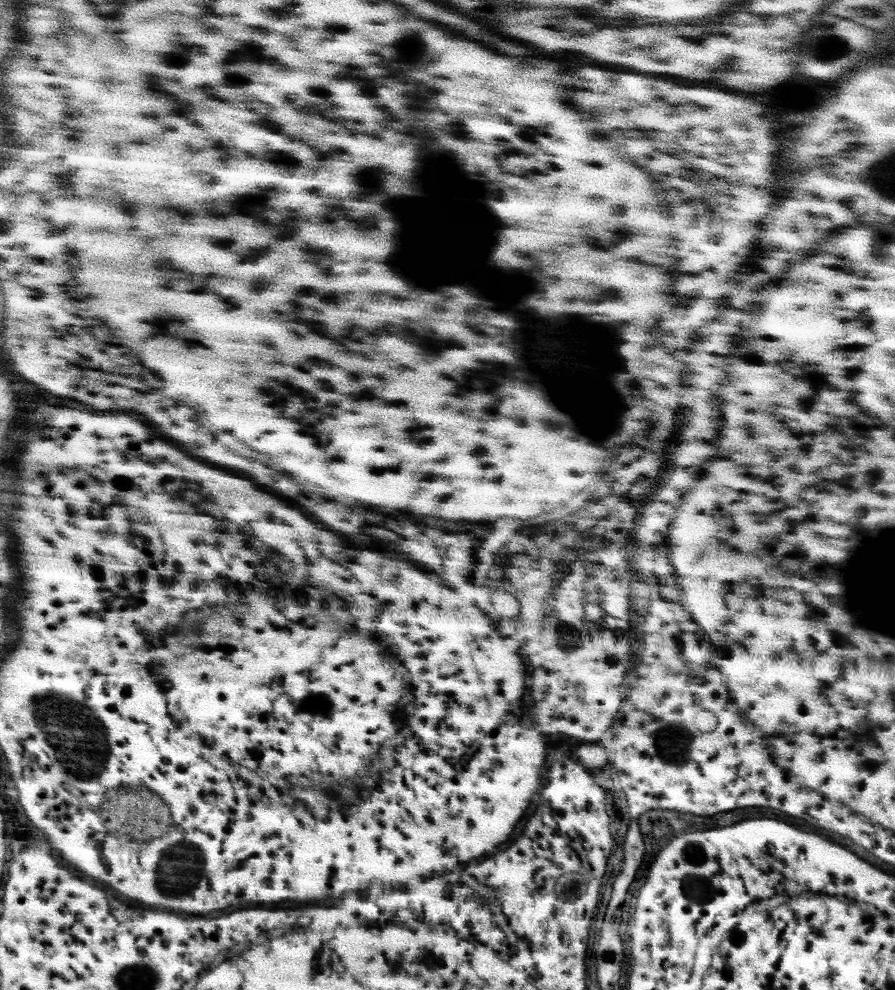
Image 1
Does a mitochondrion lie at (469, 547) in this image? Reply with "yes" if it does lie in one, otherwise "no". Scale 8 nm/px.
no

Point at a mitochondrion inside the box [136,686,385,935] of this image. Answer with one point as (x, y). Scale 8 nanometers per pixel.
(157, 870)

